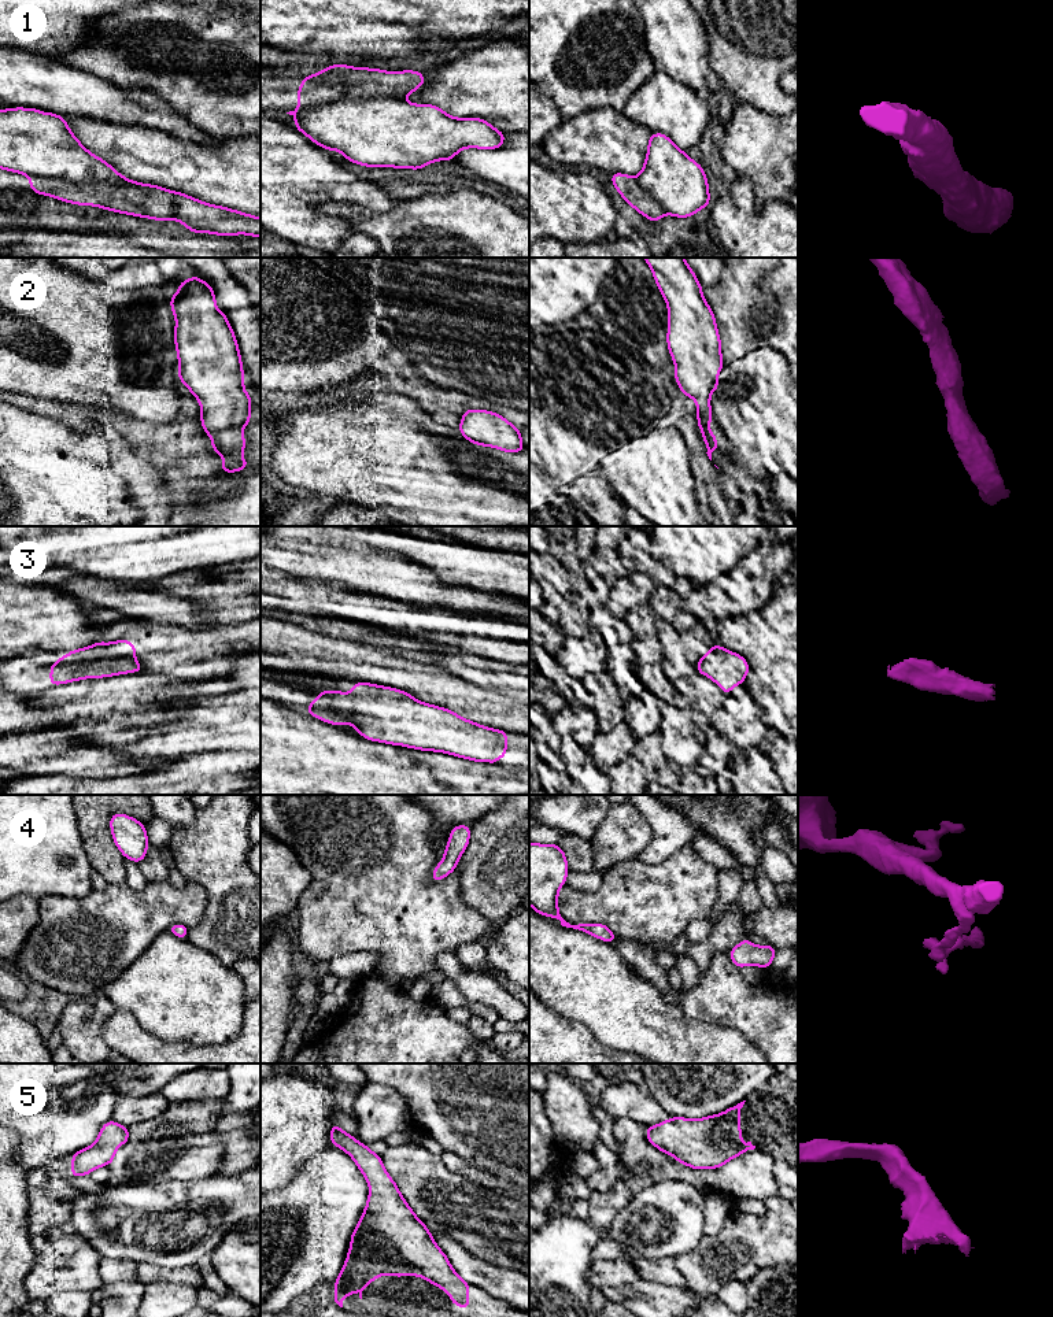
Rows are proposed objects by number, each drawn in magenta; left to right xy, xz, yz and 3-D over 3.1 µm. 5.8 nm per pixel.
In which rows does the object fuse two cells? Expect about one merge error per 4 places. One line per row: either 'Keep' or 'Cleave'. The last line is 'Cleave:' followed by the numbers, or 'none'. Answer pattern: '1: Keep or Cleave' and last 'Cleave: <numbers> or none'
1: Cleave
2: Keep
3: Keep
4: Keep
5: Keep
Cleave: 1

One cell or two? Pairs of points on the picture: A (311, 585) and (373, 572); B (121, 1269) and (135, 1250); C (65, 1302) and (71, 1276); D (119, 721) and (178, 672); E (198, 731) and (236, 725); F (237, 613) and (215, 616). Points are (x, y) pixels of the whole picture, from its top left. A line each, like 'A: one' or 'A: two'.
A: two
B: two
C: two
D: two
E: one
F: one

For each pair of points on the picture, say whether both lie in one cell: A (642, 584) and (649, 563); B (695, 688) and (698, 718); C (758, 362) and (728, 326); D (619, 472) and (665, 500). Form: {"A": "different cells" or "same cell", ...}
{"A": "different cells", "B": "same cell", "C": "different cells", "D": "same cell"}

